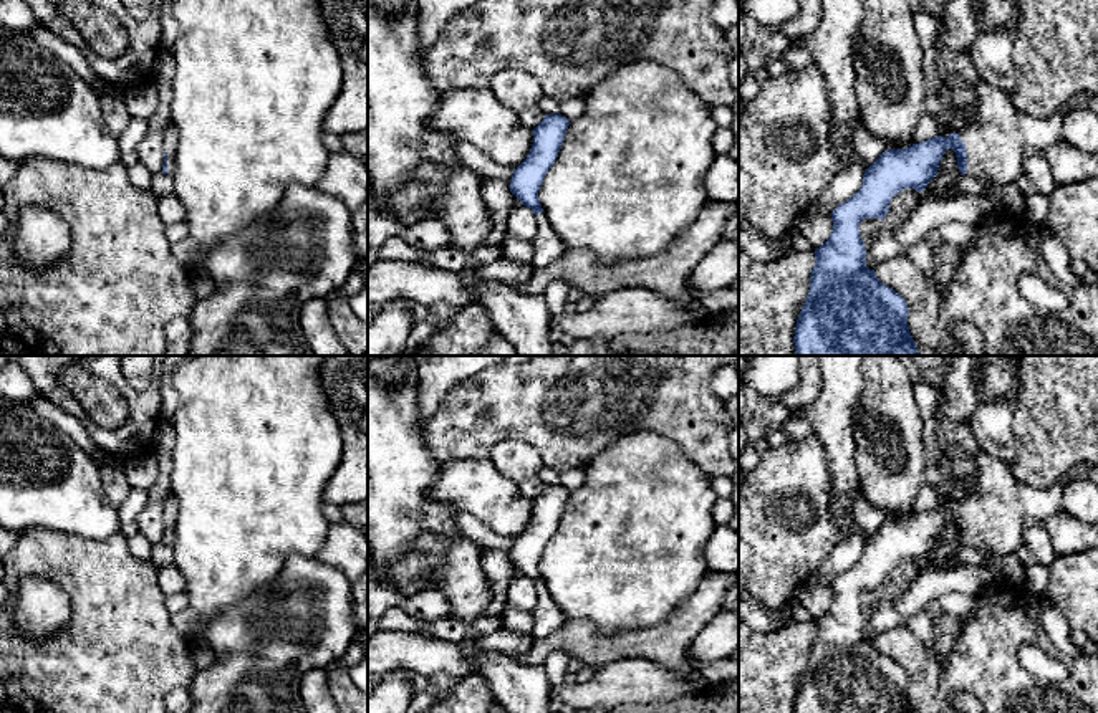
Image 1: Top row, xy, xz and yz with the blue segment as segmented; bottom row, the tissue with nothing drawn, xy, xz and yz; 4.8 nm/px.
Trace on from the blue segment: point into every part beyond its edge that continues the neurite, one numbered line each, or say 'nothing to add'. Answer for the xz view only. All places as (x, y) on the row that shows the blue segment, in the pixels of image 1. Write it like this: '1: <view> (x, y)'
1: xz (547, 247)

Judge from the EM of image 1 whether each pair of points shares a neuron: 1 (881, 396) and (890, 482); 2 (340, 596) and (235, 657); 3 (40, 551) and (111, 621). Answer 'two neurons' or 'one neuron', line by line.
1: one neuron
2: one neuron
3: one neuron

